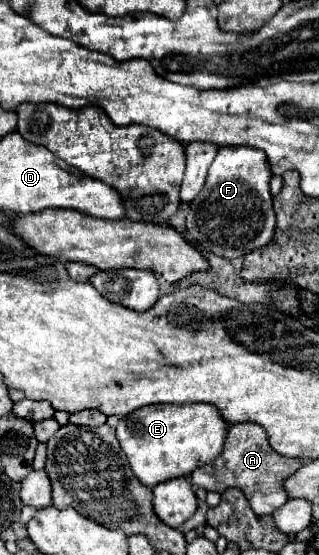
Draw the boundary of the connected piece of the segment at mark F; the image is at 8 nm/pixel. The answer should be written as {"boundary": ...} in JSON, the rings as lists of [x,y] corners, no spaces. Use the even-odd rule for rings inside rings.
{"boundary":[[[219,148],[203,190],[187,214],[187,238],[205,252],[227,260],[241,258],[273,238],[275,212],[269,192],[271,170],[267,156],[255,148]]]}

